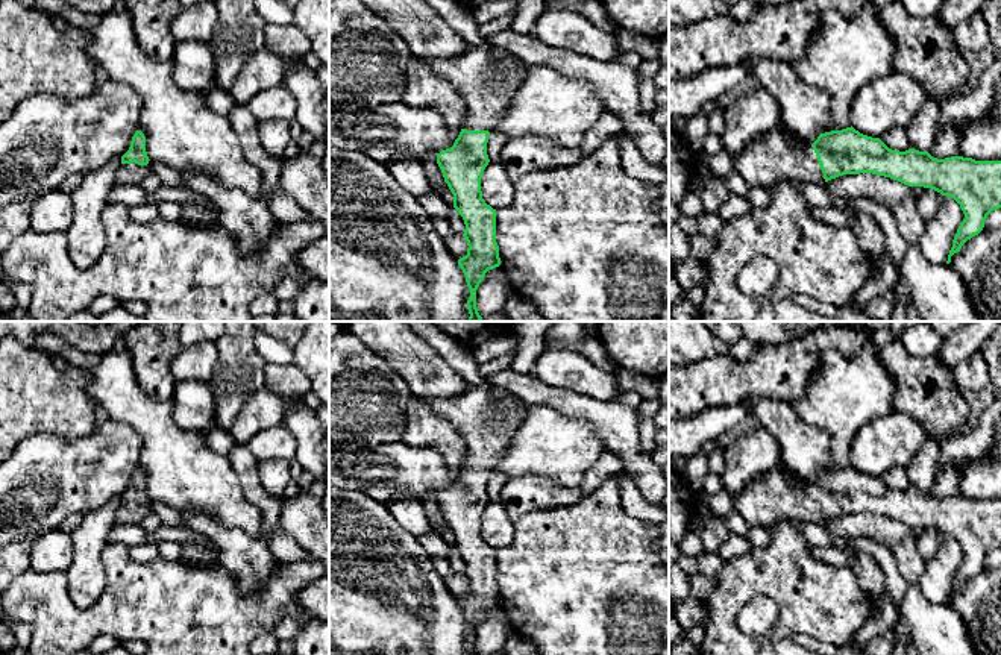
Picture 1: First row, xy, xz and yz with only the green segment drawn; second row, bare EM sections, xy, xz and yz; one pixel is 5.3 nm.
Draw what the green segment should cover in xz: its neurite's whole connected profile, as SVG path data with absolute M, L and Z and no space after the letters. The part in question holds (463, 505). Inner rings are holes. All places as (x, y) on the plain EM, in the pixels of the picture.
M490 385L470 387L457 397L423 399L435 414L449 418L463 435L466 456L450 488L437 493L437 503L463 556L467 594L458 599L470 637L470 655L479 655L476 629L485 613L500 605L496 582L496 549L485 543L481 519L490 499L488 475L523 423L528 405L510 391Z

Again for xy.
M136 470L129 490L121 496L115 512L117 523L140 525L152 512L152 500L146 491L146 476Z

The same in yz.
M778 465L743 487L737 493L734 503L736 512L751 526L767 529L783 520L824 525L843 514L872 512L908 526L931 528L942 535L952 537L960 544L965 558L954 575L946 603L951 602L951 596L960 591L968 579L983 570L987 555L1001 547L1001 500L975 500L963 496L937 499L928 491L915 488L905 491L892 490L880 478L863 475L852 465L821 473L811 485L798 485L786 469Z

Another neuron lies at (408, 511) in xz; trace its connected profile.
M397 493L387 503L394 520L411 535L420 537L432 532L425 514L423 502L410 493Z

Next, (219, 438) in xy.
M212 426L206 434L208 446L218 455L228 456L232 447L235 446L235 440L232 438L229 429L221 426Z

